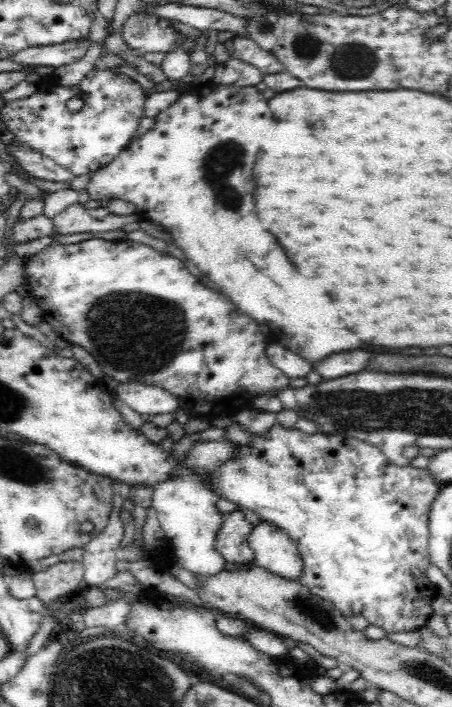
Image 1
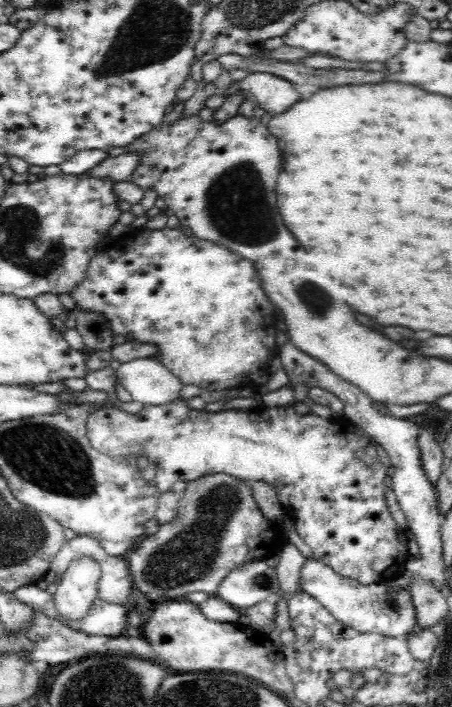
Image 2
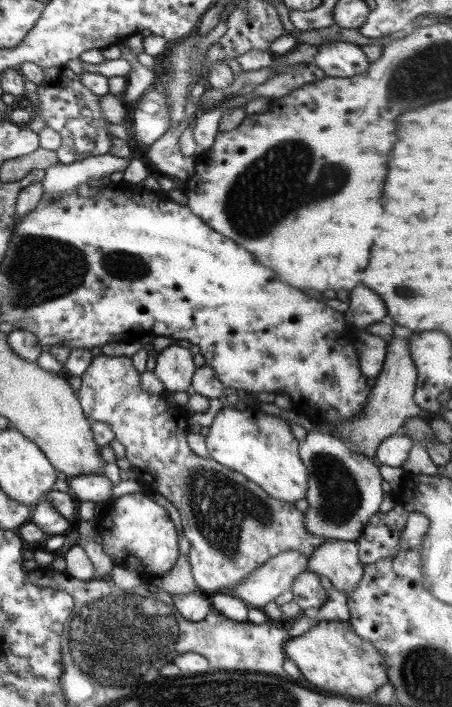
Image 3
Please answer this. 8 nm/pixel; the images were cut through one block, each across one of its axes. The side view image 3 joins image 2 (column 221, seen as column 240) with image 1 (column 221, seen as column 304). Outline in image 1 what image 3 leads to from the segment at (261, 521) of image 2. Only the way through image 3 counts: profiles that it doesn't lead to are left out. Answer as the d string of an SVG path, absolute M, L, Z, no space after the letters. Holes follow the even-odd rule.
M238 508L232 514L225 514L224 525L218 531L215 546L218 553L226 559L226 563L246 564L255 561L254 552L249 544L249 536L252 529L253 526L250 521L244 517L244 513L241 513Z

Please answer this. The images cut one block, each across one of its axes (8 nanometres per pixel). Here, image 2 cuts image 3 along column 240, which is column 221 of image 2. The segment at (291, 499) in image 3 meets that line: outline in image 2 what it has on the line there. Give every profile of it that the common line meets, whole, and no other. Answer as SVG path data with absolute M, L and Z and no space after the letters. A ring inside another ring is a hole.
M180 398L167 402L160 406L145 406L136 414L128 413L124 410L114 407L114 405L104 405L103 407L94 407L87 418L87 437L89 443L100 454L111 456L112 458L126 456L146 456L150 464L156 465L156 473L153 481L155 482L156 490L162 494L171 490L172 484L176 482L186 482L198 480L208 474L229 474L239 480L246 480L249 484L251 481L261 480L267 482L274 487L278 500L282 503L283 509L289 515L289 520L295 523L296 532L300 538L312 550L314 560L322 562L329 566L333 572L340 574L342 577L352 579L362 585L370 585L373 583L388 583L396 577L400 577L405 573L405 566L411 560L406 543L408 536L405 530L399 529L396 521L392 518L392 514L386 505L386 497L384 496L384 476L390 468L391 462L387 452L376 442L371 436L368 436L360 427L352 424L346 418L337 417L336 419L325 419L316 414L309 412L306 415L301 415L294 411L293 404L267 407L263 406L259 412L248 411L245 409L222 410L209 412L205 410L190 409L185 404L185 400Z

